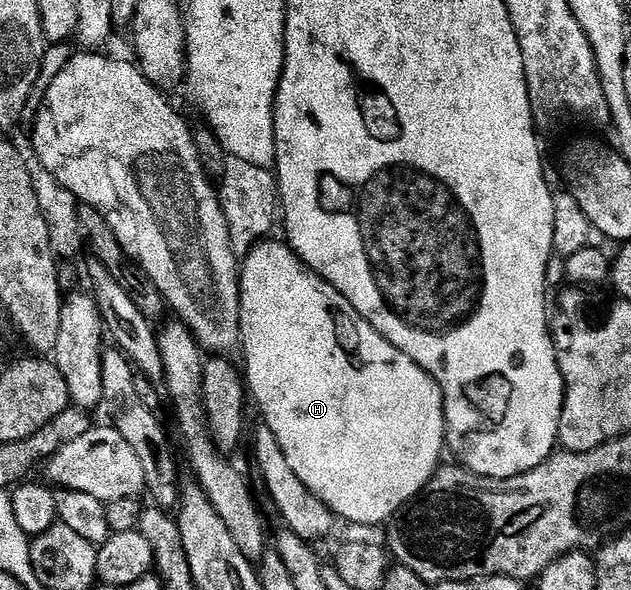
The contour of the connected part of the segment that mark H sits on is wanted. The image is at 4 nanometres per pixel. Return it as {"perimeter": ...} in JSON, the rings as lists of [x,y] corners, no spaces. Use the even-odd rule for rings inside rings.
{"perimeter":[[[261,240],[246,258],[243,259],[242,269],[240,271],[240,346],[244,350],[244,366],[242,362],[242,374],[246,379],[246,390],[256,401],[256,406],[260,409],[263,425],[270,428],[270,432],[274,432],[274,440],[278,440],[282,453],[286,455],[286,460],[290,463],[290,468],[294,472],[294,476],[298,476],[298,480],[302,480],[302,484],[306,484],[306,488],[310,488],[310,492],[314,492],[314,496],[322,499],[332,510],[333,515],[337,519],[345,518],[348,522],[353,522],[356,526],[380,526],[392,521],[396,517],[396,513],[407,506],[412,499],[417,498],[426,488],[426,484],[436,475],[437,470],[442,465],[440,457],[446,454],[446,427],[444,424],[444,393],[438,388],[438,384],[429,376],[424,369],[418,364],[414,364],[414,360],[410,360],[410,356],[406,356],[402,352],[398,352],[398,348],[394,348],[394,344],[390,344],[390,340],[386,340],[386,336],[382,336],[375,328],[373,328],[365,318],[354,308],[354,304],[350,304],[350,300],[346,300],[346,296],[342,296],[342,292],[338,292],[338,288],[334,288],[329,284],[321,274],[316,274],[308,267],[299,256],[293,252],[292,247],[283,241],[272,242],[273,240]]]}

